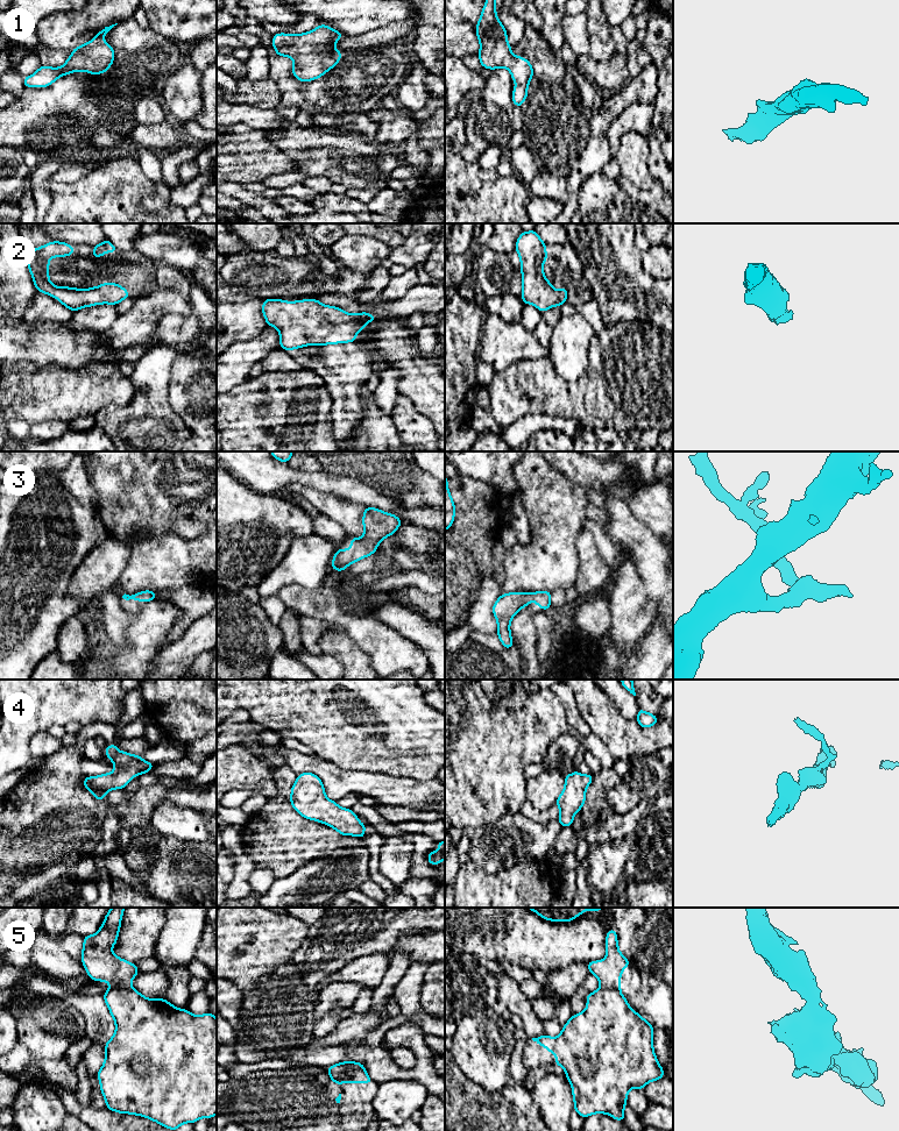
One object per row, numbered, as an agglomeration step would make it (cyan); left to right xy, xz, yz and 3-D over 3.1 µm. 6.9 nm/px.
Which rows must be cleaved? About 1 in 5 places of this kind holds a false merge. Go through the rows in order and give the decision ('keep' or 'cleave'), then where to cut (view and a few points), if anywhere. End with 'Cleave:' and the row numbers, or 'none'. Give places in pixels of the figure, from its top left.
1: keep | no cut
2: keep | no cut
3: keep | no cut
4: keep | no cut
5: cleave | xz (365, 1069), (348, 1068), (340, 1078), (331, 1079)
Cleave: 5

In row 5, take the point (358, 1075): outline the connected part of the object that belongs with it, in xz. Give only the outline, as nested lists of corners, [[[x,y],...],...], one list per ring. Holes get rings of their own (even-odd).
[[[348,1068],[341,1079],[331,1079],[331,1081],[341,1086],[344,1082],[347,1083],[373,1083],[374,1081],[368,1076],[364,1069],[351,1069]]]

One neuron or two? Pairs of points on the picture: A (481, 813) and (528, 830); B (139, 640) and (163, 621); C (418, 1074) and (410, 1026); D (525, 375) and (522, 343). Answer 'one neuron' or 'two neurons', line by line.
A: two neurons
B: one neuron
C: one neuron
D: two neurons

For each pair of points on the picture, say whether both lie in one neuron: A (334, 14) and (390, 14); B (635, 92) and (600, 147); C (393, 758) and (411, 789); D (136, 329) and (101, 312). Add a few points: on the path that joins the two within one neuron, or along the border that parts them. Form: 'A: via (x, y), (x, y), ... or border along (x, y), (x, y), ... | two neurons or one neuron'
A: via (348, 12), (376, 12) | one neuron
B: via (620, 101), (600, 121), (600, 132) | one neuron
C: border along (377, 772), (395, 777), (431, 780) | two neurons
D: border along (119, 314), (105, 331) | two neurons

